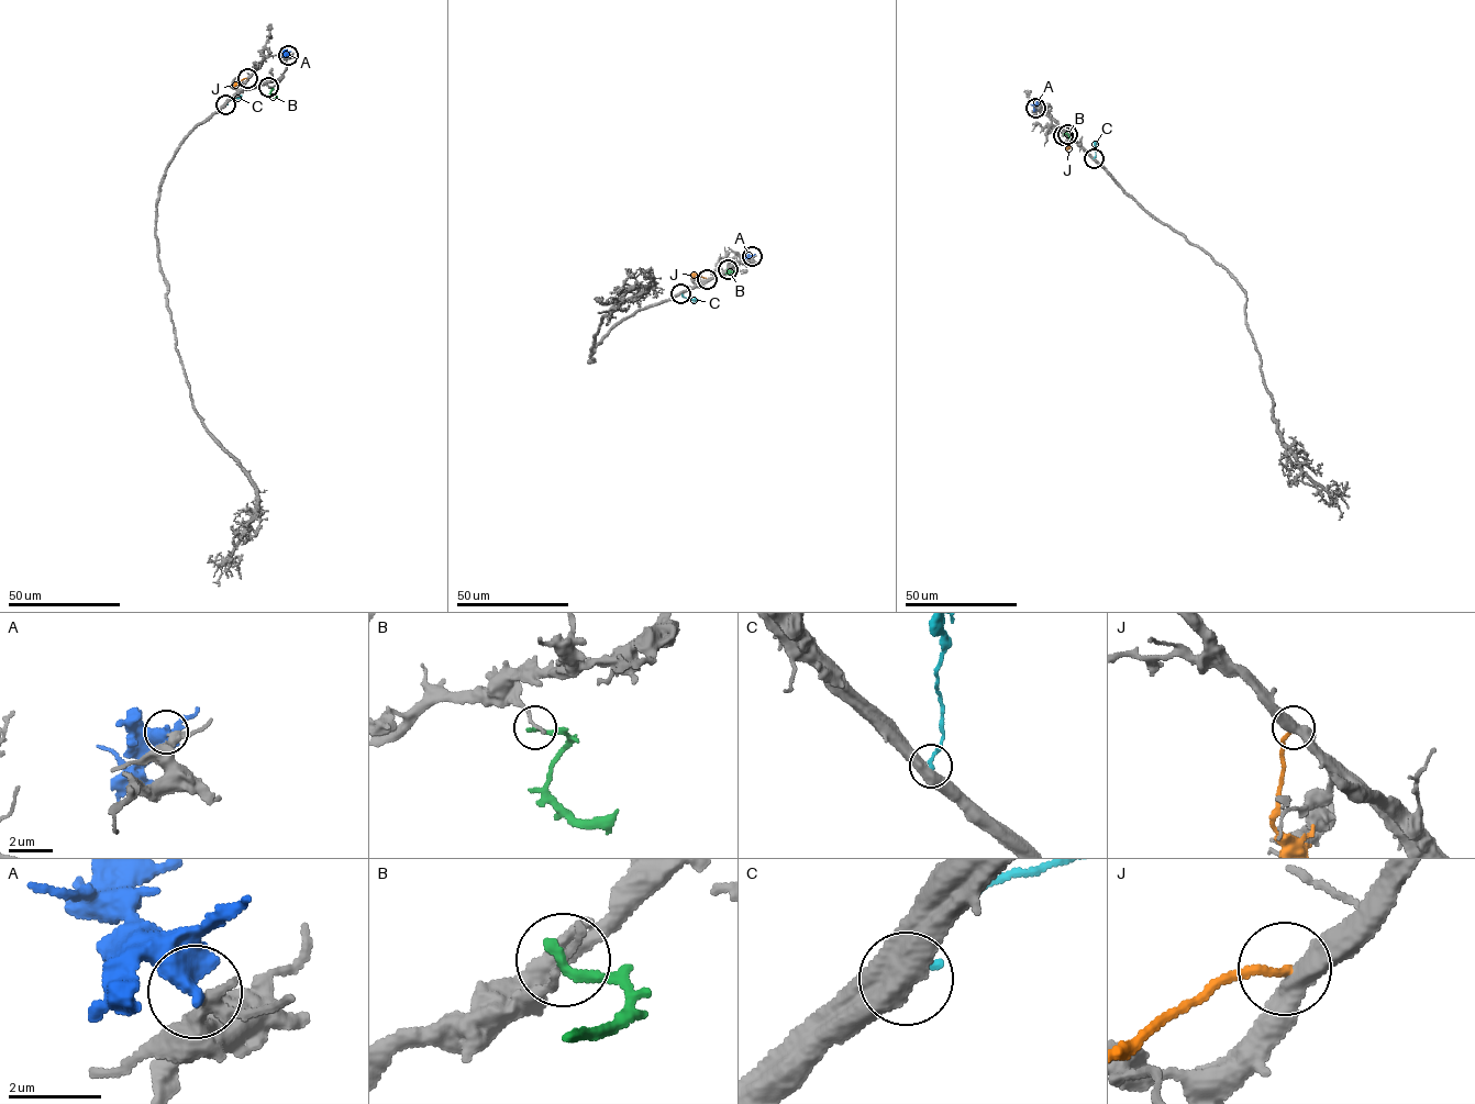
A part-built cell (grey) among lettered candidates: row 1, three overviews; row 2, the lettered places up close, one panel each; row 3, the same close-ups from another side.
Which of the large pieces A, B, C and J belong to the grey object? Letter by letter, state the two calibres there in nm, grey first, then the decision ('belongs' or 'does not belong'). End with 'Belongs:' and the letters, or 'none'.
A: calibres 260 and 500 nm; belongs
B: calibres 170 and 220 nm; does not belong
C: calibres 600 and 180 nm; does not belong
J: calibres 460 and 180 nm; does not belong
Belongs: A

